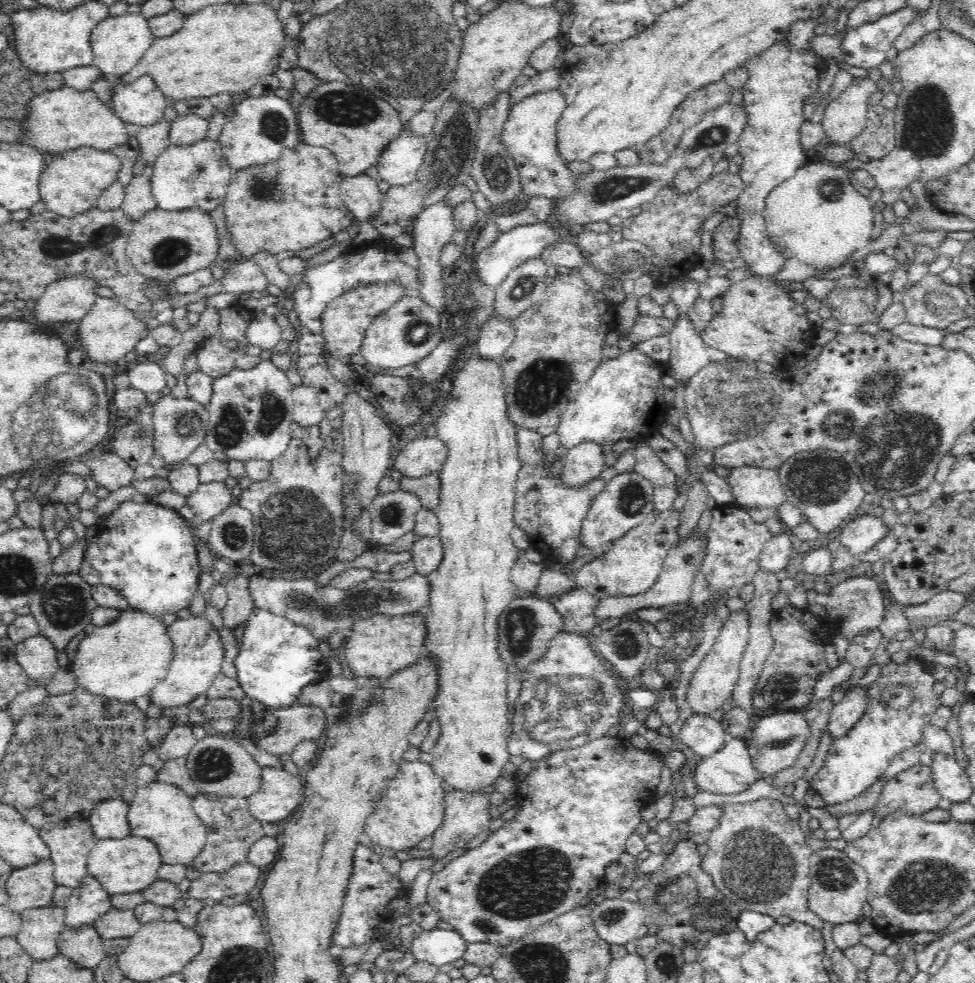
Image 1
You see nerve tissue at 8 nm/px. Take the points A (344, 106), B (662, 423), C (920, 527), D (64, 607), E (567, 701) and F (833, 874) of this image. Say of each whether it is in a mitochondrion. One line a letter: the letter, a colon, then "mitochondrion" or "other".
A: mitochondrion
B: other
C: other
D: mitochondrion
E: mitochondrion
F: mitochondrion

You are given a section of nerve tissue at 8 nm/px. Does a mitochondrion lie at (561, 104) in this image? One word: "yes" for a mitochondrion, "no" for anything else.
no

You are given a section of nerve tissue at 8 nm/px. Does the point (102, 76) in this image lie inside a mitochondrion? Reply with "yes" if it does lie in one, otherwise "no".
no

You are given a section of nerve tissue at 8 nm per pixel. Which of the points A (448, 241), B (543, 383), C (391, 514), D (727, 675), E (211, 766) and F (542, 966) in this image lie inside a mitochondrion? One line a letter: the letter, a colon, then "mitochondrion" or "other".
A: other
B: mitochondrion
C: mitochondrion
D: other
E: mitochondrion
F: mitochondrion

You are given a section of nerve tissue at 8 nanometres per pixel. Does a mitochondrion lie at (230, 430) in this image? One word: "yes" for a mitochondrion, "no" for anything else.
yes

